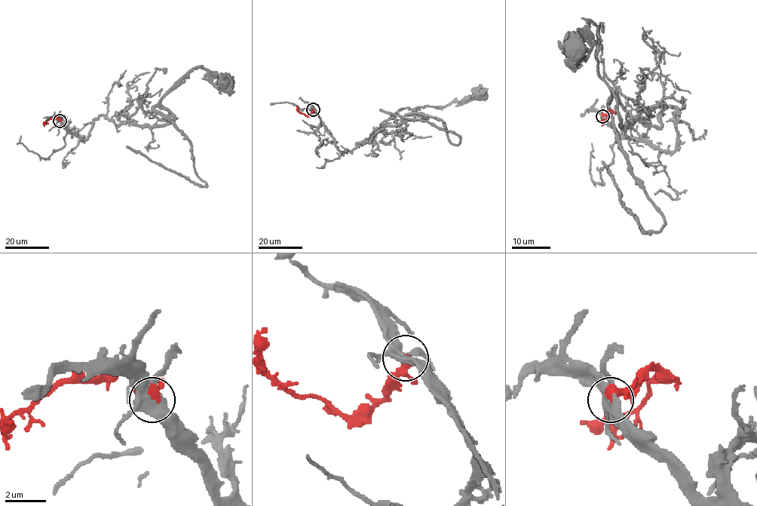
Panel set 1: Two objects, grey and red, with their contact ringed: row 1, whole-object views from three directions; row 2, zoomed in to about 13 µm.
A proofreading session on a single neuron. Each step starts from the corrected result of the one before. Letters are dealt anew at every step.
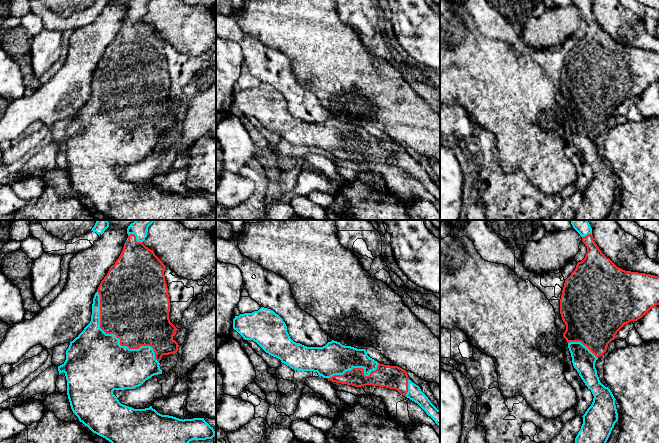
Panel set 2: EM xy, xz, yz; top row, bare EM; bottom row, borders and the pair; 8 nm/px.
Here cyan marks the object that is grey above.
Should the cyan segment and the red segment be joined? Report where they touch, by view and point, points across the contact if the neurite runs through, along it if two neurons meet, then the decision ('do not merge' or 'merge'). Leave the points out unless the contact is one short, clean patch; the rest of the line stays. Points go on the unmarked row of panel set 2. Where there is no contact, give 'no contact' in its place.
xy (116, 113) | merge

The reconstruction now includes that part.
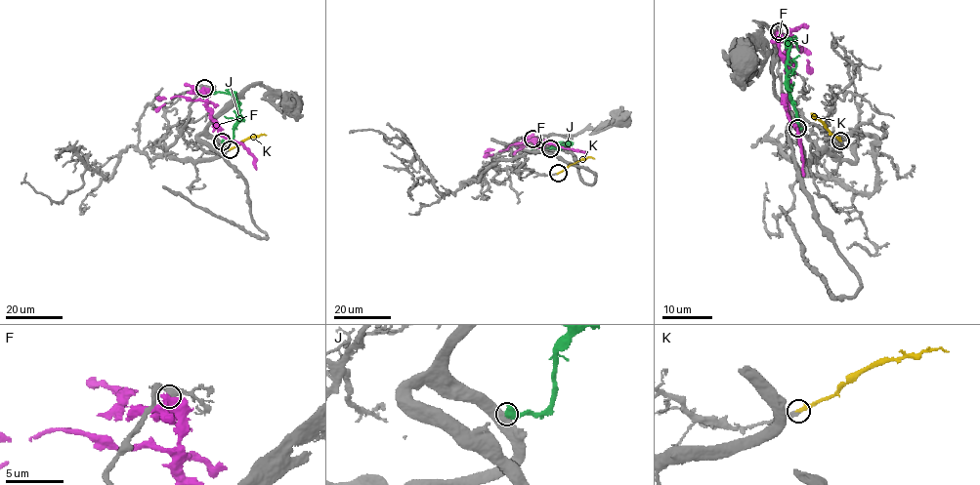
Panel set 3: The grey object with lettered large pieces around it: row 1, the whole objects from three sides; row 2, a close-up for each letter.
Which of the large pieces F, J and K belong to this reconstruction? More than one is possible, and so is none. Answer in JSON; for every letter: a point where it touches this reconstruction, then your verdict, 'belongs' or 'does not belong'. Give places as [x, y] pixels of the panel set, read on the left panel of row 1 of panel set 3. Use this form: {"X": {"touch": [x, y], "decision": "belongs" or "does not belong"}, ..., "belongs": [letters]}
{"F": {"touch": [204, 88], "decision": "does not belong"}, "J": {"touch": [222, 141], "decision": "does not belong"}, "K": {"touch": [230, 149], "decision": "belongs"}, "belongs": ["K"]}

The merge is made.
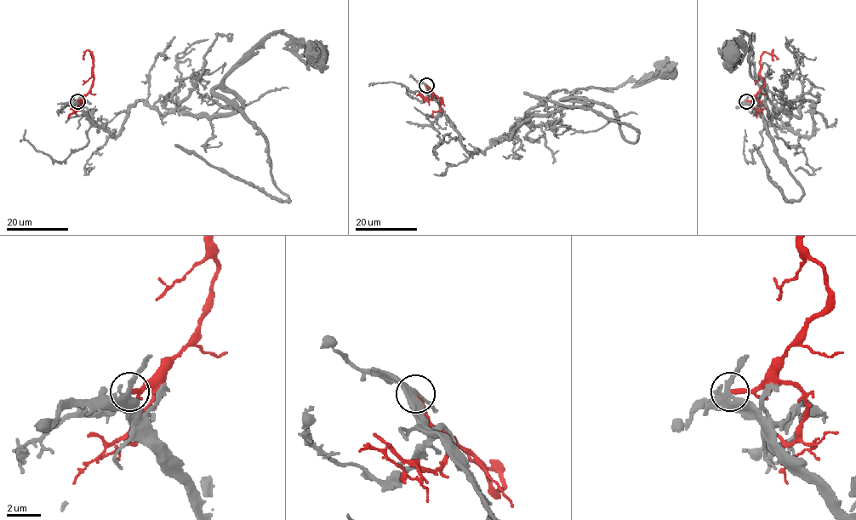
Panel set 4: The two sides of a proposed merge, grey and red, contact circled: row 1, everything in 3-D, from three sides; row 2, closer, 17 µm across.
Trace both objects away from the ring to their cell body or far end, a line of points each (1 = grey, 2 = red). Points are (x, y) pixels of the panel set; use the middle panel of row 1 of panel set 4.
1: (426, 85), (465, 149), (484, 151), (533, 115), (589, 106), (573, 96), (578, 88), (616, 88), (670, 69)
2: (426, 85), (442, 103), (442, 98), (439, 110), (433, 111), (432, 115)

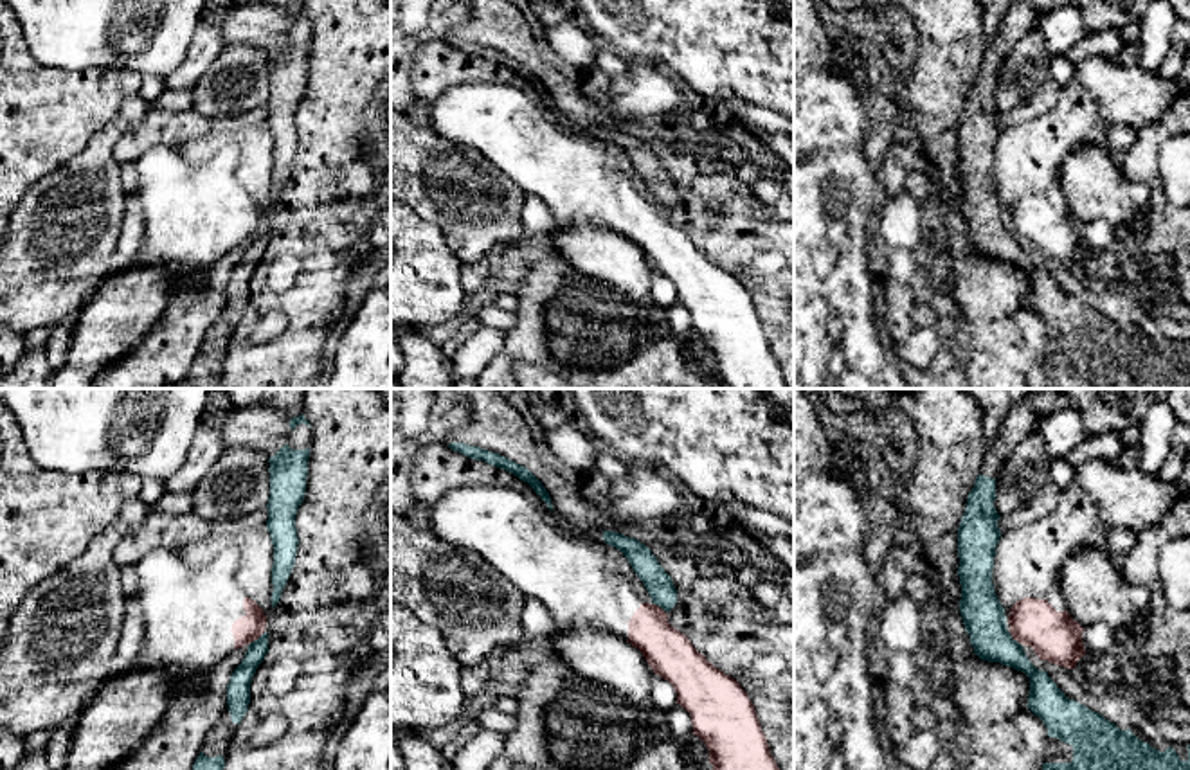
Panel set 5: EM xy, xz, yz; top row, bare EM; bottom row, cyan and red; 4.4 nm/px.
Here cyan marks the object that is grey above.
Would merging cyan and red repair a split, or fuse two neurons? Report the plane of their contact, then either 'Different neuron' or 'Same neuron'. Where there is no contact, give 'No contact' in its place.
Touches cyan in yz. Different neuron

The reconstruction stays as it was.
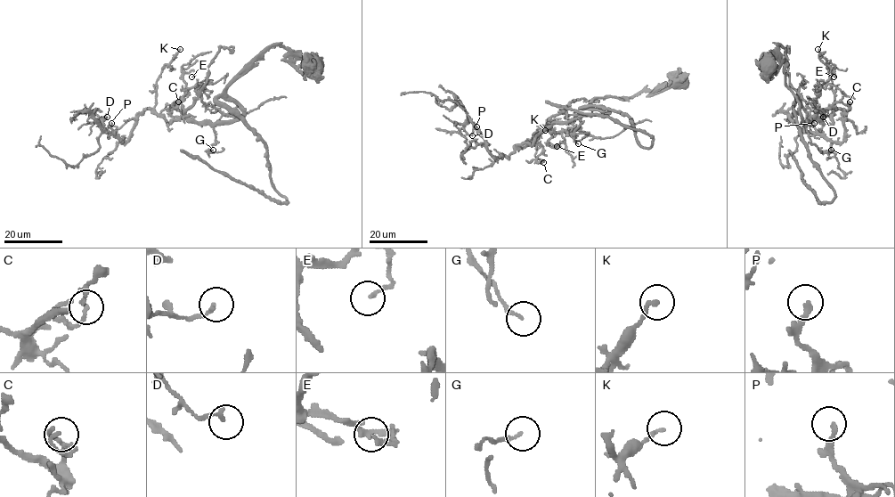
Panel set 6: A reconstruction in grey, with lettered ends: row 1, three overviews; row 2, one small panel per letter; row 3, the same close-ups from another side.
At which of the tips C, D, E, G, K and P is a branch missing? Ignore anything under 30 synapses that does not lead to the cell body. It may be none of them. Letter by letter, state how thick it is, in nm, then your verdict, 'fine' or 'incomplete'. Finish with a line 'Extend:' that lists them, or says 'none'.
C: 140 nm thick; fine
D: 160 nm thick; fine
E: 170 nm thick; fine
G: 150 nm thick; fine
K: 160 nm thick; fine
P: 190 nm thick; fine
Extend: none

